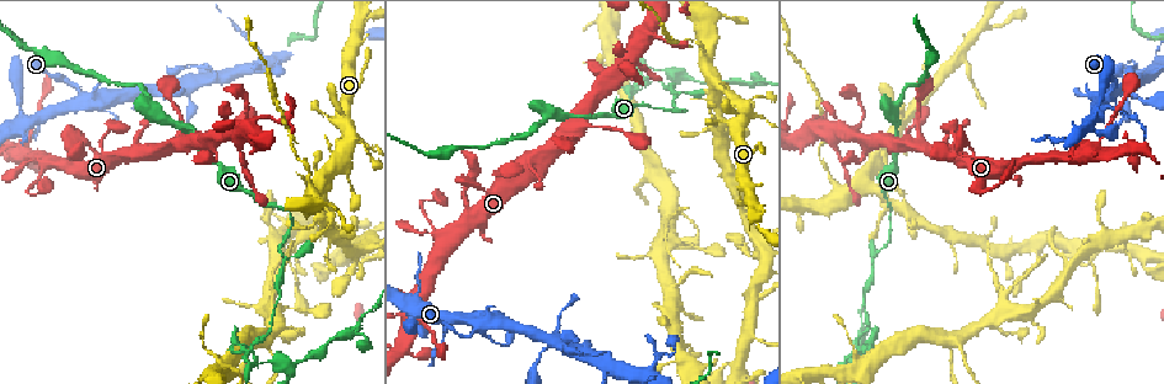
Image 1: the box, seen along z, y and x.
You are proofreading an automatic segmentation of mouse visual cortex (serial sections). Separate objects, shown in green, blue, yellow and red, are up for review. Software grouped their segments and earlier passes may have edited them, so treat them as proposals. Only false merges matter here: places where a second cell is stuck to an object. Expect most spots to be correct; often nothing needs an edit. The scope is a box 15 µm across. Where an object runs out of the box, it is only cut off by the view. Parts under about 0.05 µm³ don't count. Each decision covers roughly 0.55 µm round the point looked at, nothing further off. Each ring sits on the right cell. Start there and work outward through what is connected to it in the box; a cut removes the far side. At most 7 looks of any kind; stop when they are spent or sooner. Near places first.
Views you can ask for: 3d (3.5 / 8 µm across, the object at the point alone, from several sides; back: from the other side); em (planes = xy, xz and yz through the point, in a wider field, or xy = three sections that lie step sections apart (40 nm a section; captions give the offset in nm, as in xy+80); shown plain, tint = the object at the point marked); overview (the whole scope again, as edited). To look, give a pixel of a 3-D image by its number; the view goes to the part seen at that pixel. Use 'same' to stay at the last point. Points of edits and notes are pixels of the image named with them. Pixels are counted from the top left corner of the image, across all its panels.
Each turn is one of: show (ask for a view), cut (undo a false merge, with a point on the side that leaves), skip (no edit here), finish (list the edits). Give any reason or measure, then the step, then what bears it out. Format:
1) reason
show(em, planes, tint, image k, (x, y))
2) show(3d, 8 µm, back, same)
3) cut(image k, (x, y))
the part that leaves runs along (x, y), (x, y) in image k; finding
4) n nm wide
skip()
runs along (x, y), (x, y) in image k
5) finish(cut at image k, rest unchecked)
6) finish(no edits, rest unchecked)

thin neck
show(em, planes, tint, image 1, (297, 155))

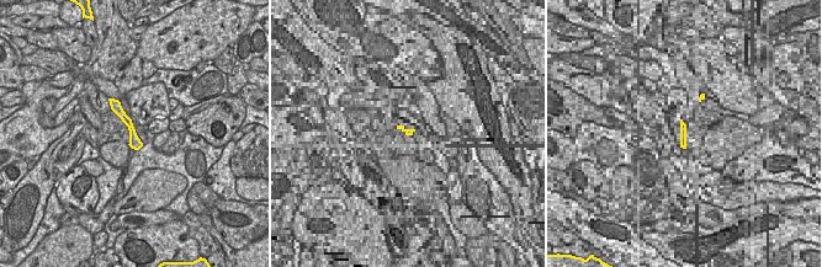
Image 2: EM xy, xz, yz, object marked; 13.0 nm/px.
see where the arms go
show(3d, 3.5 µm, same)

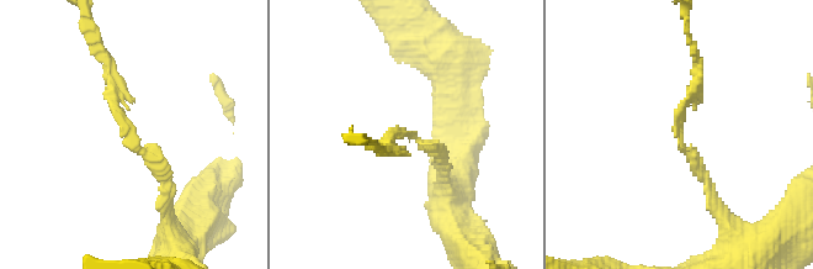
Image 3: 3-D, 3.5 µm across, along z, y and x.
skip()
runs along (112, 102), (128, 122), (137, 145) in image 2; one cell here

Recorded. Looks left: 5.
a fork
show(3d, 3.5 µm, image 1, (875, 257))

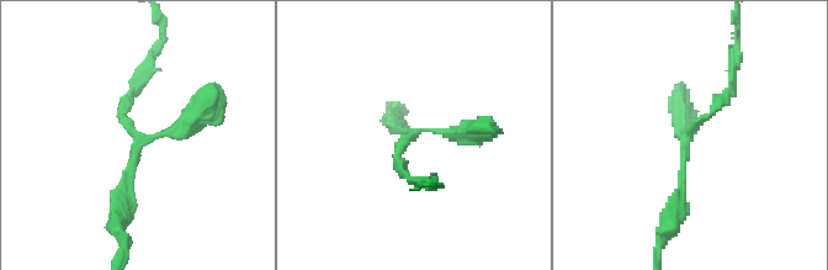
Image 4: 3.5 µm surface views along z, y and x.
3 arms; arms of 150, 150, 250 nm
show(em, xy, step 2, tint, image 4, (689, 135))

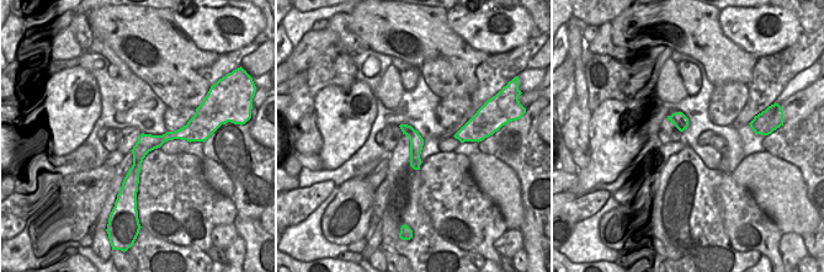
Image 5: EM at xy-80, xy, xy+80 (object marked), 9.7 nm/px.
skip()
one cell here

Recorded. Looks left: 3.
sharp bend
show(3d, 3.5 µm, back, image 1, (644, 80))

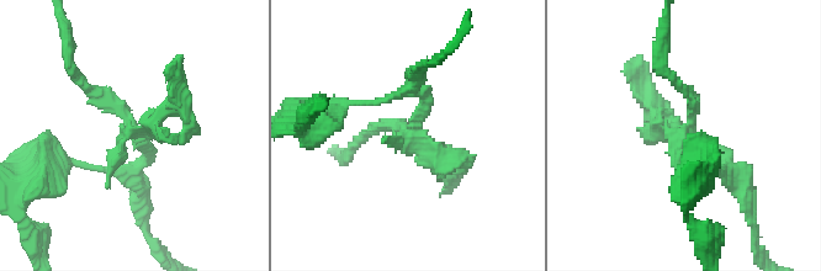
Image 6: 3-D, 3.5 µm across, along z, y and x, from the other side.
show(em, xy, step 3, tint, image 6, (138, 132))

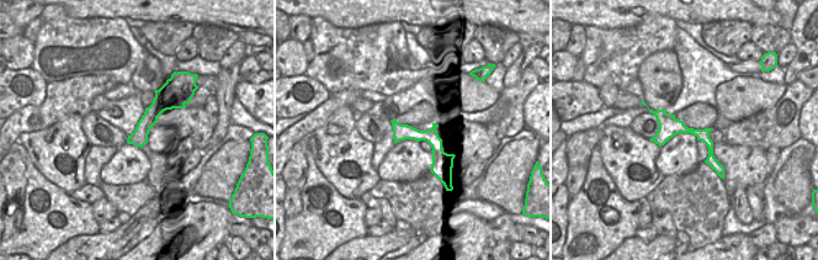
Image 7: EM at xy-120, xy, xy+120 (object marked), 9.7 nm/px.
show(em, xy, step 2, tint, same)

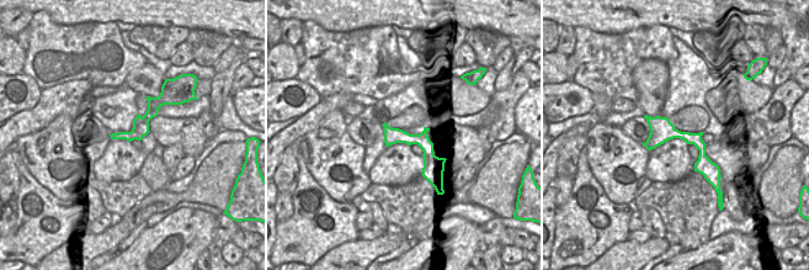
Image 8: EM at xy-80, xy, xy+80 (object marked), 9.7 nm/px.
cut(image 6, (152, 123))
the part that leaves runs along (139, 132), (181, 97), (165, 70) in image 6; a second cell is stuck on

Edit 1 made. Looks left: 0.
finish(cut at image 6, rest unchecked)

